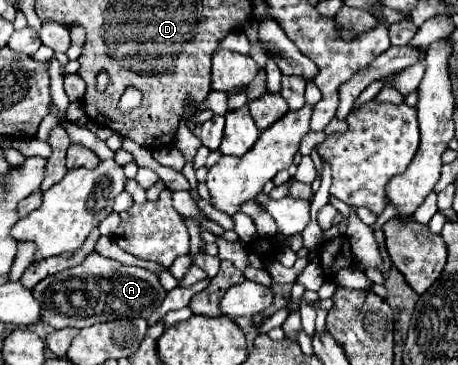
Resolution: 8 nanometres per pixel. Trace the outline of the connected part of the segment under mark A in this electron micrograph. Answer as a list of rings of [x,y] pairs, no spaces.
[[[93,253],[83,265],[49,275],[33,287],[33,297],[43,305],[43,323],[55,329],[89,327],[95,323],[143,317],[147,319],[165,299],[167,291],[161,287],[155,273],[141,267],[127,267],[119,261],[105,259]]]

